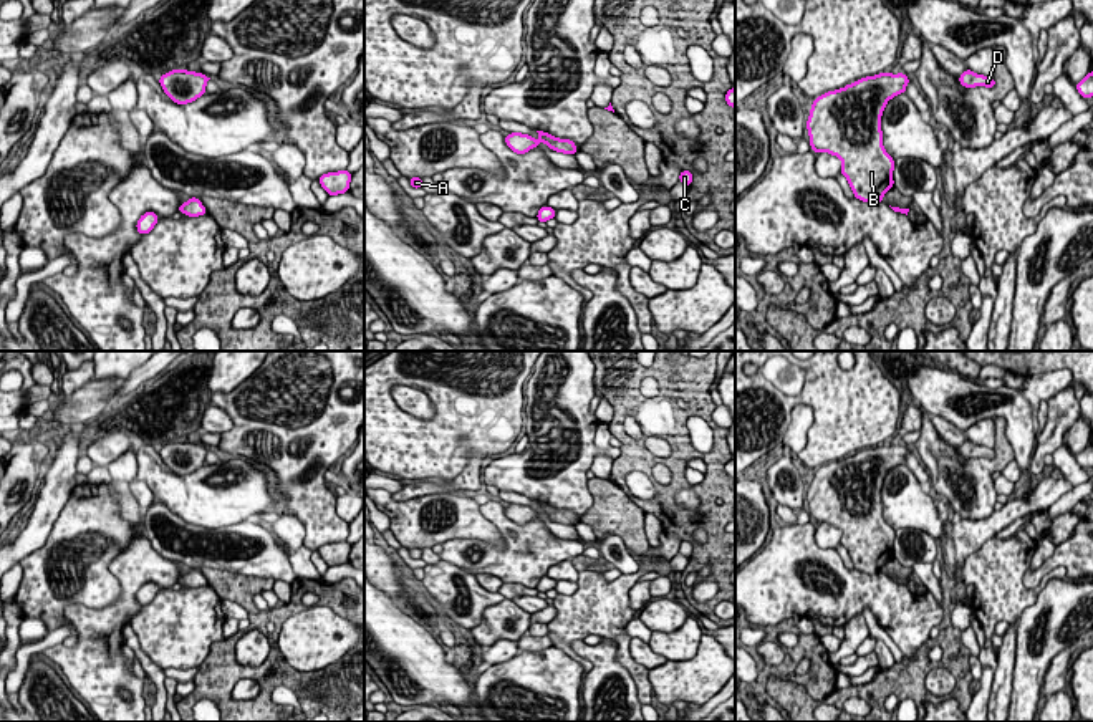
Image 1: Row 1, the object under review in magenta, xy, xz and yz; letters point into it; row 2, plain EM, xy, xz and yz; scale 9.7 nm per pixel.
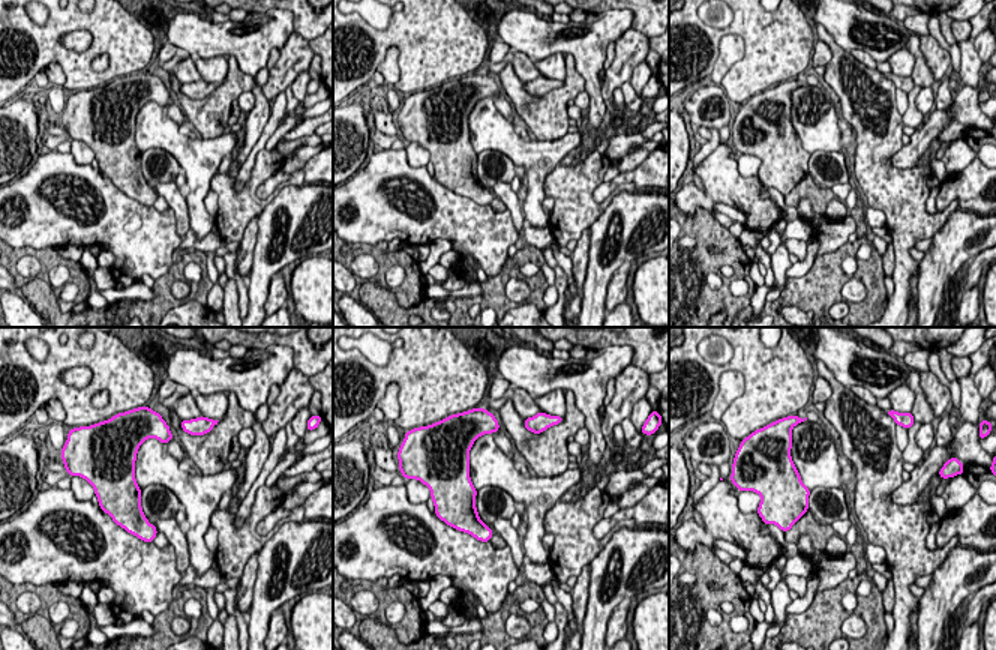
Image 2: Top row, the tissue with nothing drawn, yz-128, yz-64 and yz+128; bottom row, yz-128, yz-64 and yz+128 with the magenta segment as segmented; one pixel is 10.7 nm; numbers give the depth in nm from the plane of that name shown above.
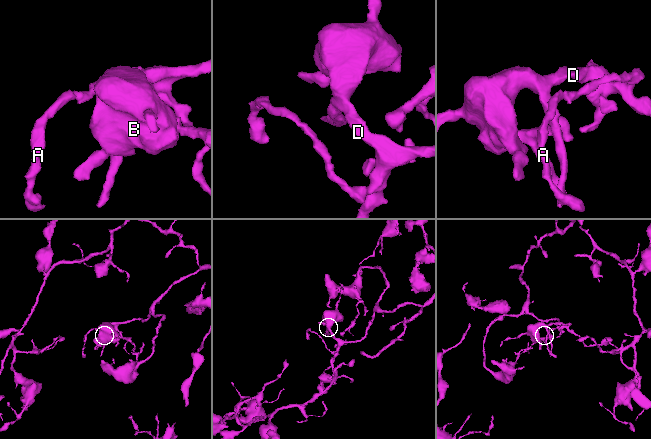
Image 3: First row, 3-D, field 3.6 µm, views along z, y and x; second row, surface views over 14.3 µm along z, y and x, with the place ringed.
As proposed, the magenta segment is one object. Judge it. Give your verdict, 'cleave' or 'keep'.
keep

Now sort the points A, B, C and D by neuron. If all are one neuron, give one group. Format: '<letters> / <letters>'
A B C D

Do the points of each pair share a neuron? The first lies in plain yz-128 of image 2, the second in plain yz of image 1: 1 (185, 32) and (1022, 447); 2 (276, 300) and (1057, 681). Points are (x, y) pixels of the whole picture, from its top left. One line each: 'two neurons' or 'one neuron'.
1: one neuron
2: one neuron

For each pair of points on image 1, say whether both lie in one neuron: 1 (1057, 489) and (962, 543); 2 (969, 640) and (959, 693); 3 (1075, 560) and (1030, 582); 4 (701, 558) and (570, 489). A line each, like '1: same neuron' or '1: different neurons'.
1: same neuron
2: different neurons
3: same neuron
4: different neurons

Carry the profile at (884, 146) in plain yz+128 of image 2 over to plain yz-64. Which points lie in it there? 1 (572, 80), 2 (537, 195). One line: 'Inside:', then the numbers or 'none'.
Inside: 1

